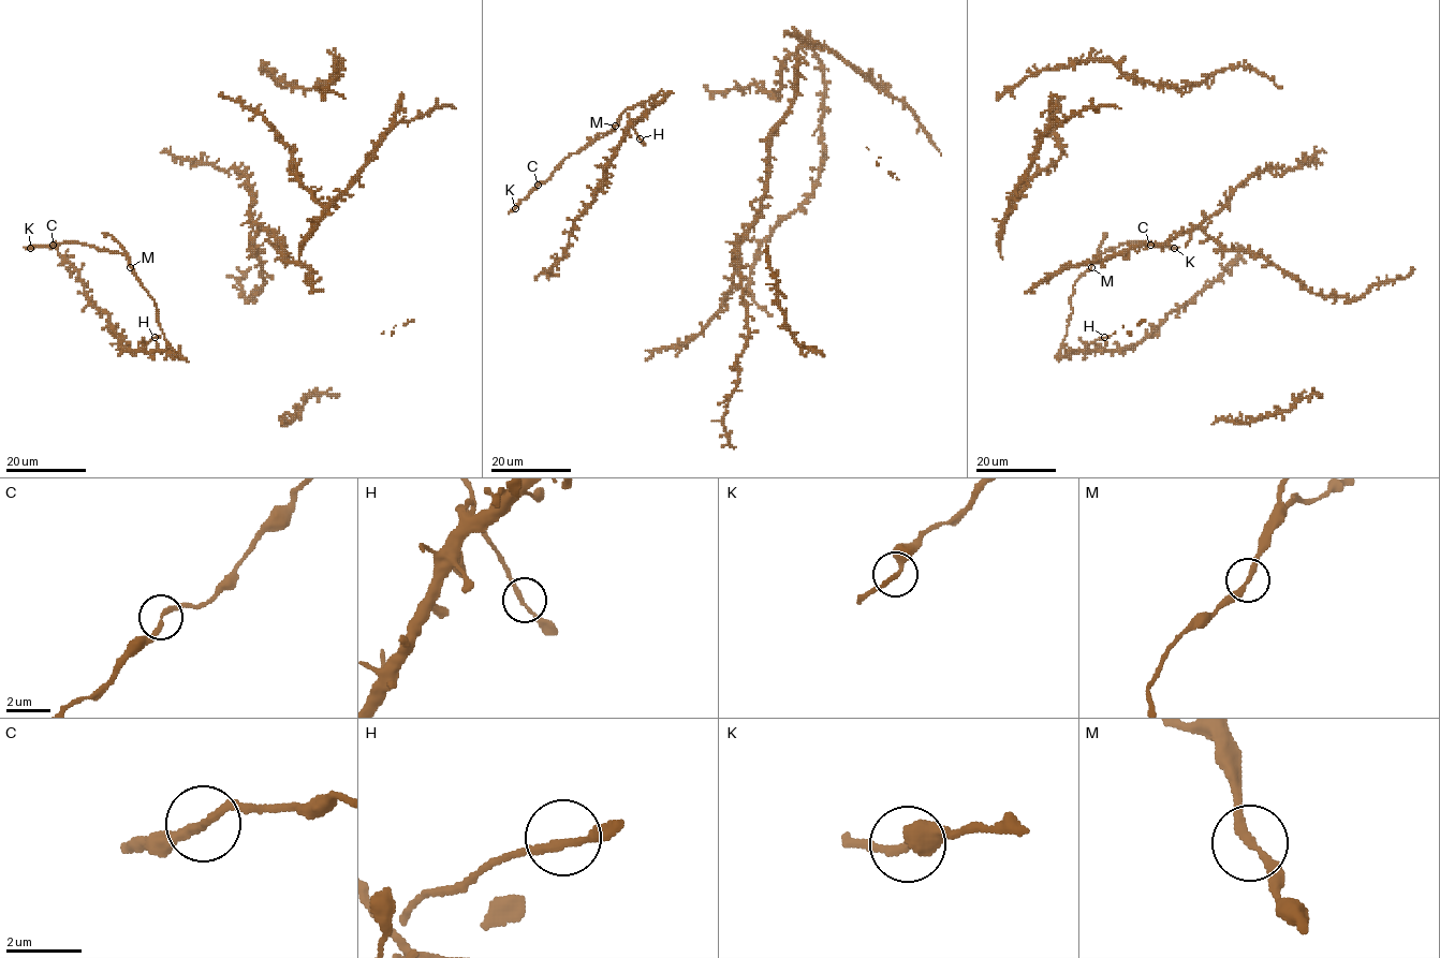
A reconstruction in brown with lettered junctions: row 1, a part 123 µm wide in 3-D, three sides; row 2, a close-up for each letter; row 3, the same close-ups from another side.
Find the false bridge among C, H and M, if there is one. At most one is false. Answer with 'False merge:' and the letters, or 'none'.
False merge: none

